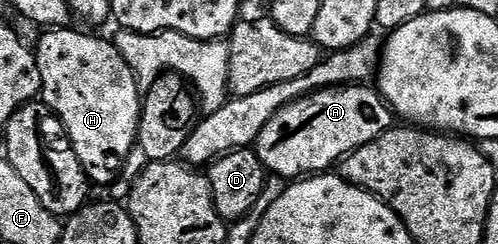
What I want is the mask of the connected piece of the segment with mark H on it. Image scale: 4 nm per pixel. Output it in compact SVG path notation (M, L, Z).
M66 26L46 31L45 37L35 44L35 55L41 75L39 96L65 127L75 154L85 167L85 175L94 185L108 186L122 175L121 167L124 166L125 159L138 147L137 131L141 129L143 92L131 66L127 66L123 54L112 39L100 40L97 36L88 36L85 32L72 32L71 29L72 27Z

